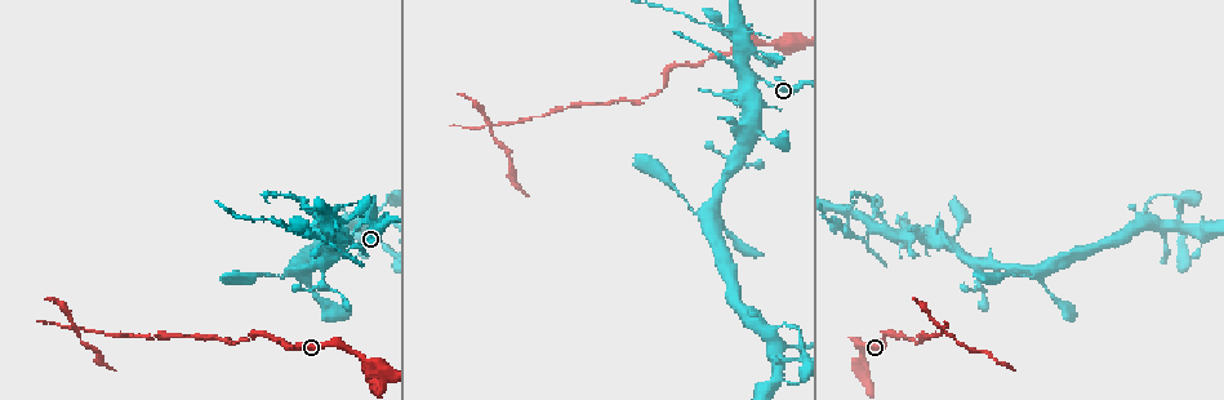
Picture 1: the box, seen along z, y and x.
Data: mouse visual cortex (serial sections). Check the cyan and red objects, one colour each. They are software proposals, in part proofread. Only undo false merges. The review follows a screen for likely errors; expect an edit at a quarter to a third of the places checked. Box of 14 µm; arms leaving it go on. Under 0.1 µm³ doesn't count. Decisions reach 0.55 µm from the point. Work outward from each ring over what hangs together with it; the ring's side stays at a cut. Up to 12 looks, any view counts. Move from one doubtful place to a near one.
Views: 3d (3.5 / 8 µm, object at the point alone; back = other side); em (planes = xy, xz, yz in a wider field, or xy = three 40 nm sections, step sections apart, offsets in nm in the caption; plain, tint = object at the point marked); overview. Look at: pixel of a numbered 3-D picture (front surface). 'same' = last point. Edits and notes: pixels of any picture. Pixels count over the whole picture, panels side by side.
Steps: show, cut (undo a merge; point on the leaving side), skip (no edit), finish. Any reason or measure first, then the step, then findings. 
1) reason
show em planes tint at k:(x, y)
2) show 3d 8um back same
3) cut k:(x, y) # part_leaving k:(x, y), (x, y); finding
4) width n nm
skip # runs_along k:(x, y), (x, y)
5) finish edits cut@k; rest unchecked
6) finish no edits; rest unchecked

three-way junction
show 3d 8um back at 1:(751, 81)

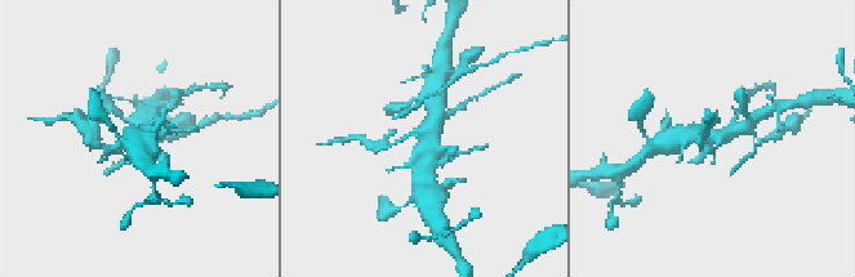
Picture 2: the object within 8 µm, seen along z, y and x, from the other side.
shape alone is not enough
show em xy step 3 tint at 2:(716, 138)

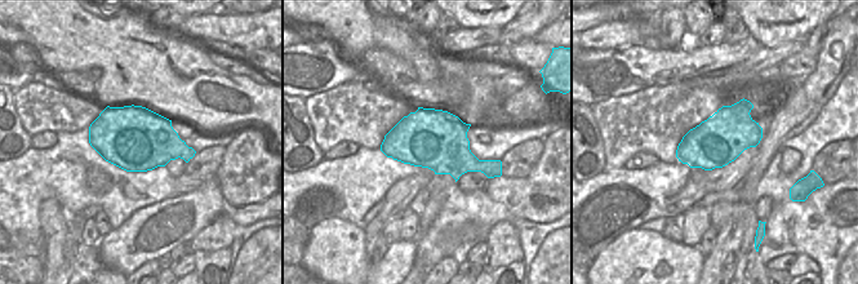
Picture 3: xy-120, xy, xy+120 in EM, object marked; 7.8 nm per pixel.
skip # one cell here

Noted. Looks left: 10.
abrupt turn
show 3d 3.5um at 1:(712, 221)

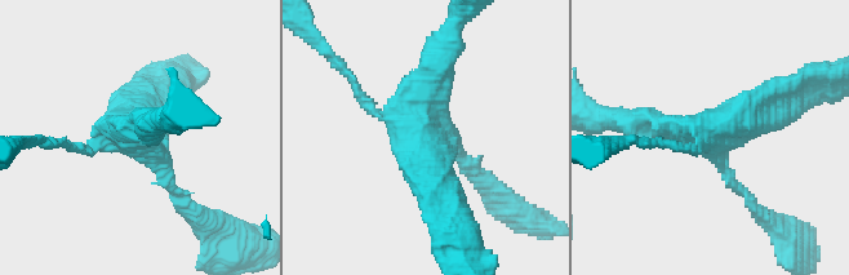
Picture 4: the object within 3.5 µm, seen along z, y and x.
skip # runs_along 4:(634, 123), (710, 132), (779, 103); continuous, no second cell

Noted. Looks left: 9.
show 3d 3.5um back at 1:(884, 333)

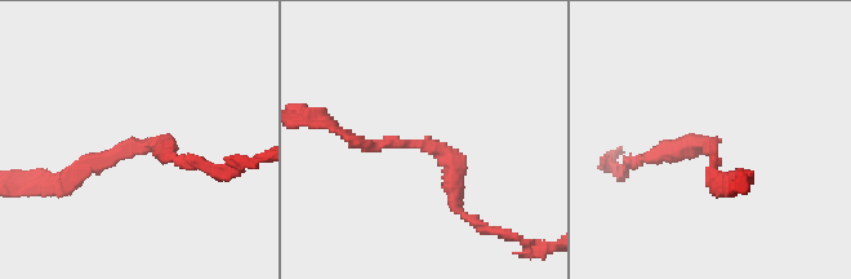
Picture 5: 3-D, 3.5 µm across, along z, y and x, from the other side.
arm_widths 150, 200 nm; shape alone is not enough
show em xy step 1 tint at 5:(149, 144)

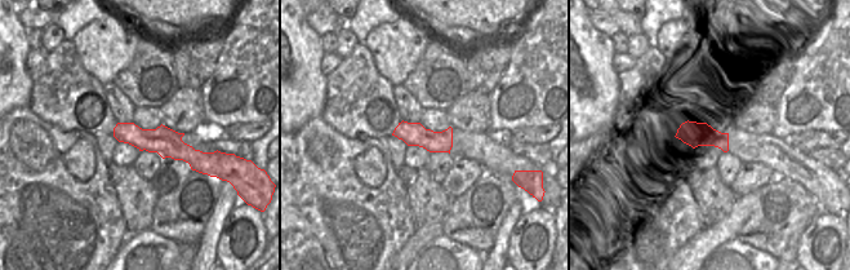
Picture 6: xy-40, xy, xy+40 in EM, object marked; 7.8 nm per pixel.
skip # runs_along 5:(357, 144), (436, 147), (468, 220); one cell here

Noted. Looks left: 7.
thin neck
show 3d 3.5um at 1:(359, 351)

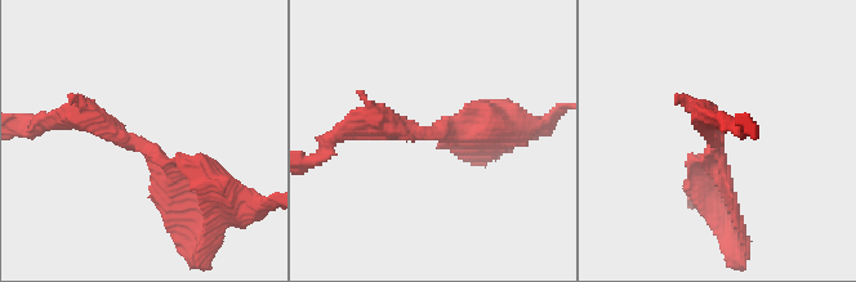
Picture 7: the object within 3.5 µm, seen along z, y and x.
show em xy step 3 tint at 7:(716, 144)

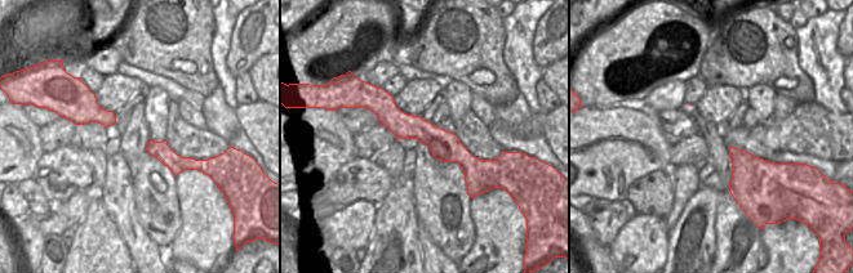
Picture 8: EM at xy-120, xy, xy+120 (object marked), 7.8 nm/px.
skip # runs_along 8:(371, 94), (479, 174); all the same cell

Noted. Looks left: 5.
sharp bend
show 3d 3.5um at 1:(493, 125)

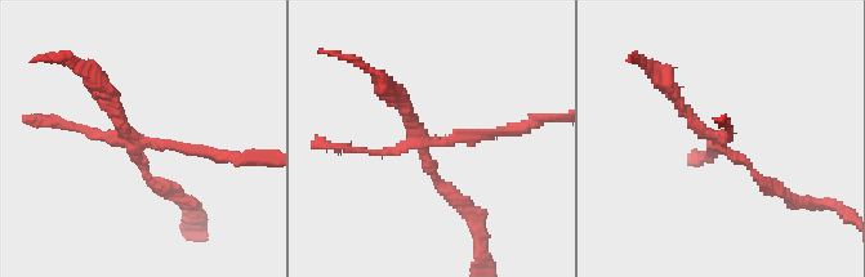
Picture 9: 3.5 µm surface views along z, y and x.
need the tissue
show em xy step 1 tint at 9:(433, 140)

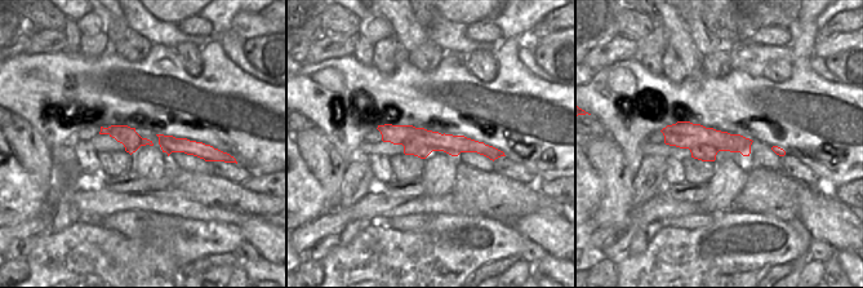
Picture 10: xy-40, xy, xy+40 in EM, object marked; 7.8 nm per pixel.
cut 9:(114, 107) # part_leaving 9:(136, 146), (147, 177), (191, 201); a second cell is stuck on

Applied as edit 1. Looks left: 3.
finish edits cut@9; rest unchecked

